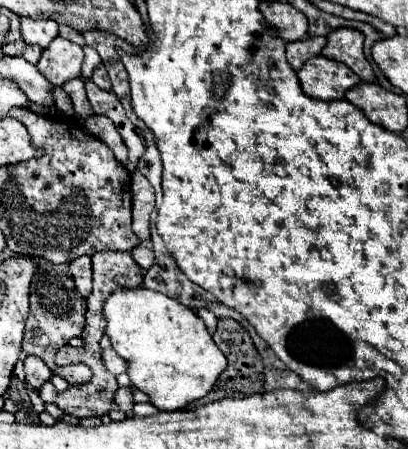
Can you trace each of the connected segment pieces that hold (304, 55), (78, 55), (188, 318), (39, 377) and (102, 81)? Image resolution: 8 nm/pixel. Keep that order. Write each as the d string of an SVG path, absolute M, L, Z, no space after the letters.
M307 37L301 41L287 43L287 61L293 69L299 69L307 59L319 55L327 45L327 37Z
M57 37L43 51L43 55L37 63L37 69L53 85L63 85L65 81L81 75L83 60L84 51L77 43Z
M117 287L103 303L103 319L107 323L105 333L109 335L113 349L133 365L127 369L133 387L147 393L151 397L151 403L161 411L183 409L187 403L205 397L227 367L225 355L213 343L197 313L179 303L177 299L161 295L159 291L151 291L145 287Z
M29 355L25 359L25 375L27 375L27 381L35 389L39 389L53 373L51 373L51 369L47 369L47 365L45 365L43 359L37 359L35 355Z
M101 65L93 71L93 83L99 87L99 89L105 89L105 91L111 91L111 81L109 81L109 75L107 75L107 69Z

